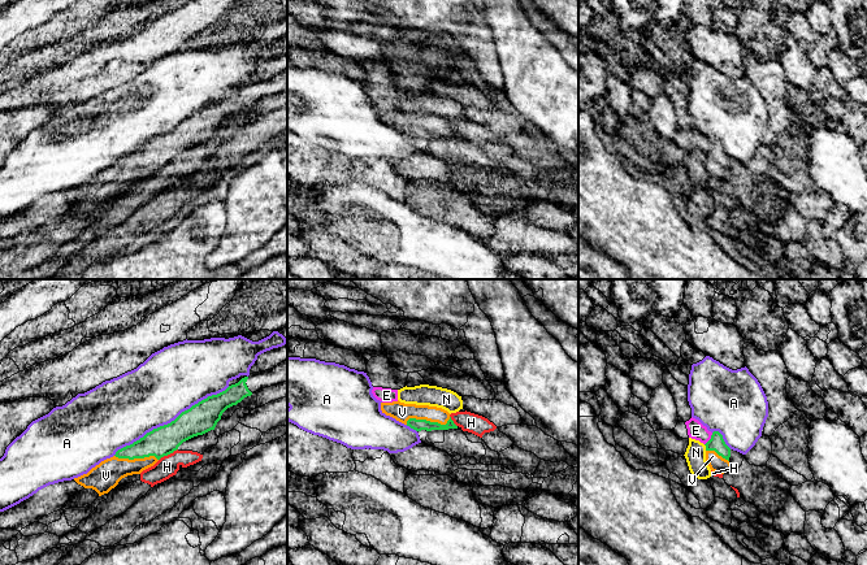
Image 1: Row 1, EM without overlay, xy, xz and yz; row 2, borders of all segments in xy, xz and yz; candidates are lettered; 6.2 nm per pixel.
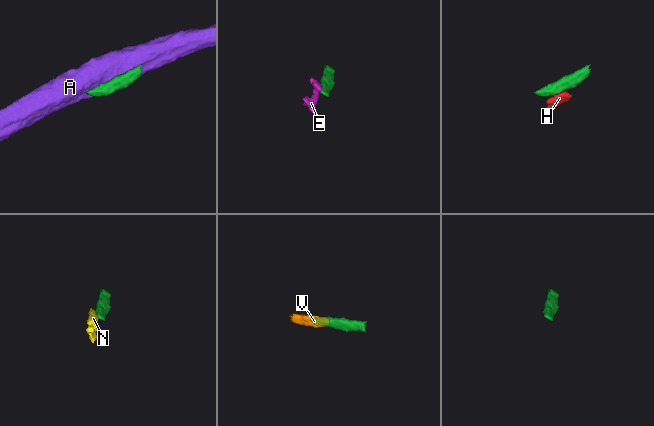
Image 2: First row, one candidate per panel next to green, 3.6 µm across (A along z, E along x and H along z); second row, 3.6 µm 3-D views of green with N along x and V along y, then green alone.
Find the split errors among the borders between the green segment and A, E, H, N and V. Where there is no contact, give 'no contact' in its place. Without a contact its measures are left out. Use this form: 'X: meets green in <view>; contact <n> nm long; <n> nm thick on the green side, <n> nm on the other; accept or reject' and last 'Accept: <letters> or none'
A: meets green in xy; contact 850 nm long; 190 nm thick on the green side, 400 nm on the other; reject
E: meets green in yz; contact 90 nm long; 100 nm thick on the green side, 110 nm on the other; reject
H: meets green in xy; contact 140 nm long; 180 nm thick on the green side, 140 nm on the other; reject
N: meets green in yz; contact 40 nm long; 100 nm thick on the green side, 130 nm on the other; reject
V: meets green in xz; contact 280 nm long; 70 nm thick on the green side, 120 nm on the other; accept
Accept: V

